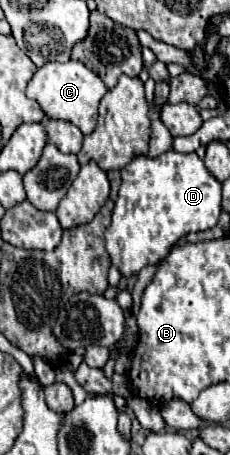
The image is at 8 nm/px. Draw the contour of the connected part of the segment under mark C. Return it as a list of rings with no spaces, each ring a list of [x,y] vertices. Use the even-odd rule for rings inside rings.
[[[68,60],[64,64],[62,62],[44,64],[42,68],[36,70],[26,88],[26,96],[36,100],[48,118],[68,120],[76,124],[82,130],[82,134],[92,134],[92,130],[96,128],[98,104],[106,92],[108,88],[104,86],[102,78],[78,60]]]

